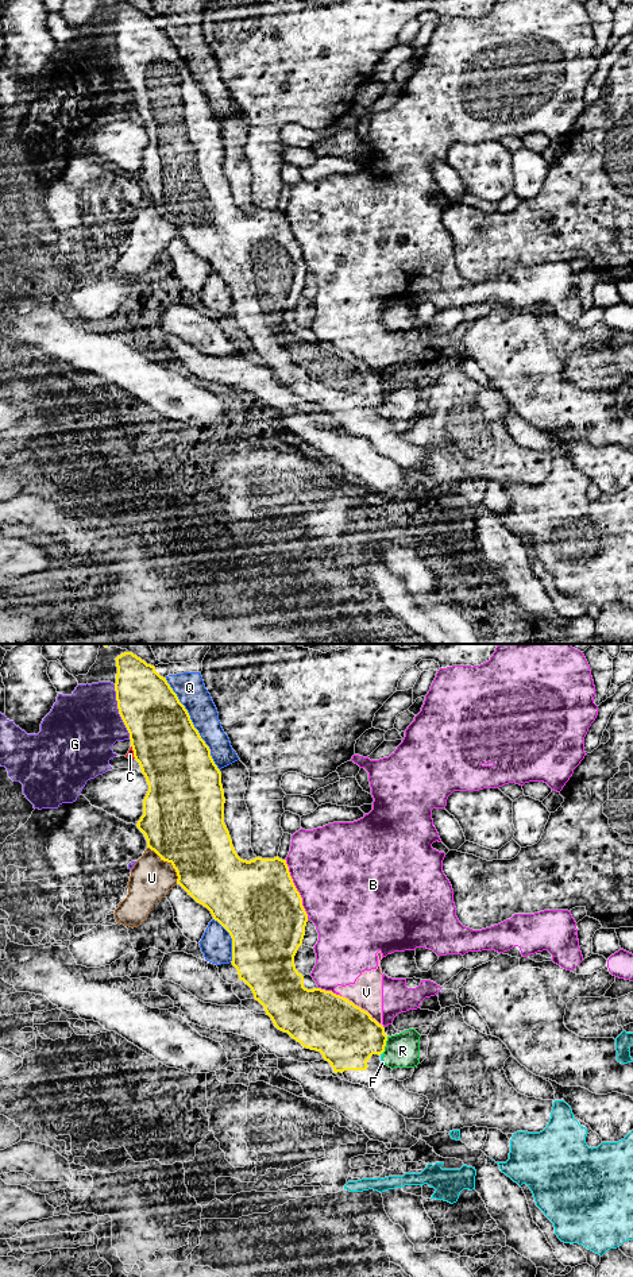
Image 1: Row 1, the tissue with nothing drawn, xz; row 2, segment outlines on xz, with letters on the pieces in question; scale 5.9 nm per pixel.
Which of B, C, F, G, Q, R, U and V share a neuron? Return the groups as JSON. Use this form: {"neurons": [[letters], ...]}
{"neurons": [["B", "V"], ["C"], ["F", "R"], ["G"], ["Q"], ["U"]]}

